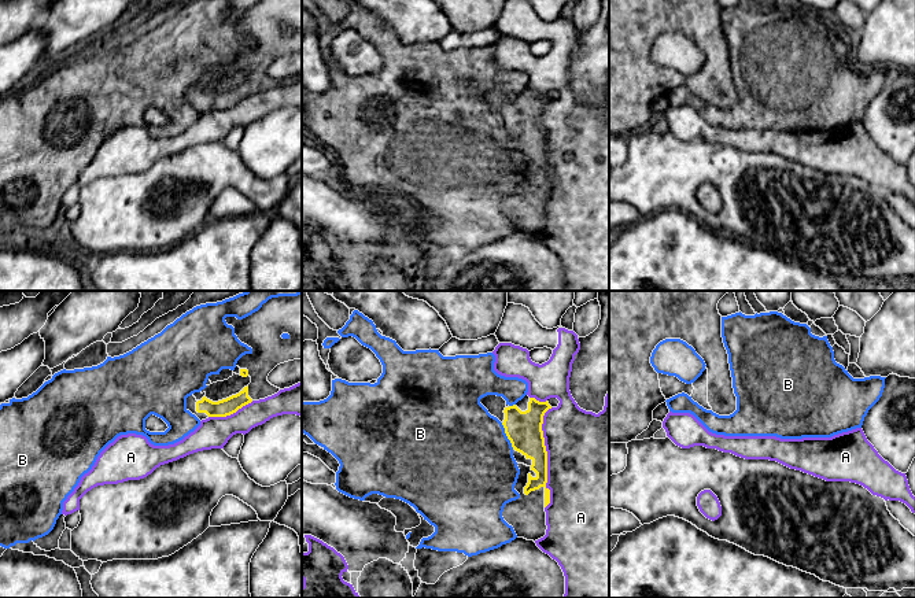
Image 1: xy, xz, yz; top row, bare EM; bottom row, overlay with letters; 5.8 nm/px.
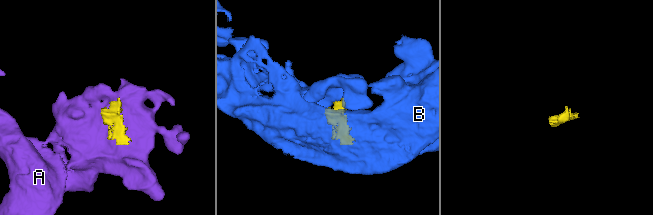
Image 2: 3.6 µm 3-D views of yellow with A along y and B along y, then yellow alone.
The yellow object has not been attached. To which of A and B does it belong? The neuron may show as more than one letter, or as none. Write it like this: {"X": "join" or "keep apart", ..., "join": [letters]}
{"A": "keep apart", "B": "keep apart", "join": []}

